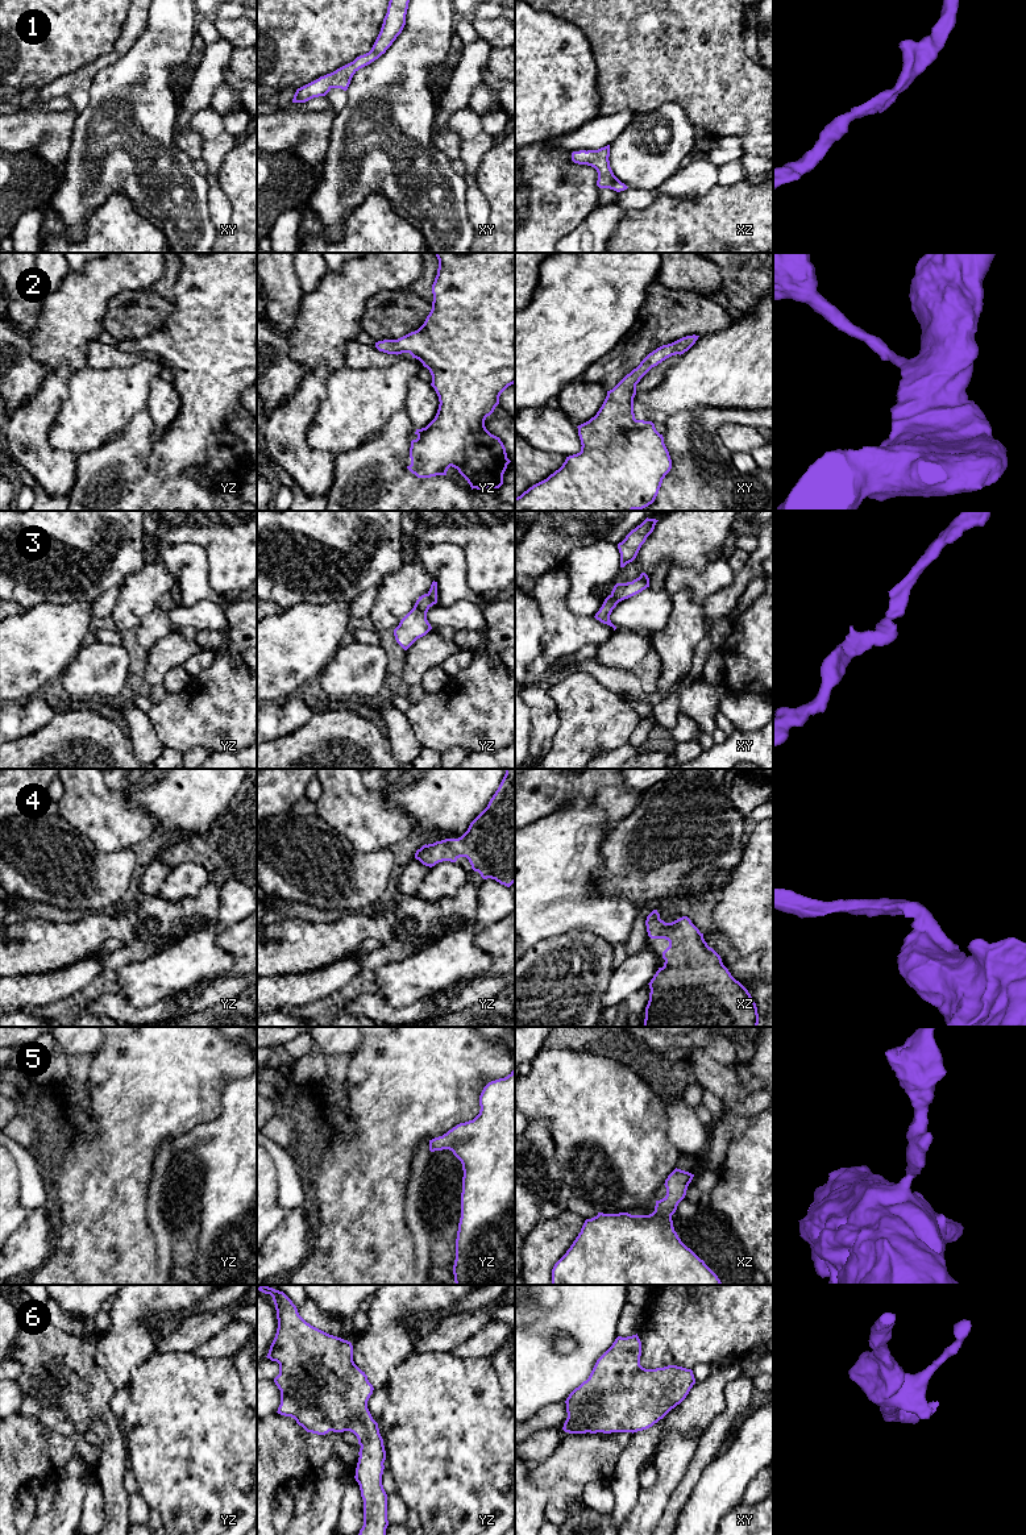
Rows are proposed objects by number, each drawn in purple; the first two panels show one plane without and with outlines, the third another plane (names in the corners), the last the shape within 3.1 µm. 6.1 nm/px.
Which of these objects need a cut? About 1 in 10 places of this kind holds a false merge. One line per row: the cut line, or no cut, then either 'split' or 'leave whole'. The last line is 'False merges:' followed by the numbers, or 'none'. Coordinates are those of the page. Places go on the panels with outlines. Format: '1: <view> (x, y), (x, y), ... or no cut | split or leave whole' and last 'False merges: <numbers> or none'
1: no cut | leave whole
2: no cut | leave whole
3: no cut | leave whole
4: no cut | leave whole
5: no cut | leave whole
6: no cut | leave whole
False merges: none

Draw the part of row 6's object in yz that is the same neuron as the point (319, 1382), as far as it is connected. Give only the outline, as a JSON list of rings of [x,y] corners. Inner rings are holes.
[[[267,1285],[257,1290],[270,1294],[277,1310],[278,1328],[266,1356],[279,1364],[279,1374],[274,1378],[281,1390],[277,1413],[294,1418],[307,1432],[325,1435],[329,1431],[350,1431],[357,1436],[361,1448],[354,1478],[364,1499],[364,1526],[358,1535],[386,1535],[387,1494],[382,1485],[386,1451],[378,1423],[367,1409],[374,1388],[354,1364],[352,1343],[307,1323],[283,1291]]]

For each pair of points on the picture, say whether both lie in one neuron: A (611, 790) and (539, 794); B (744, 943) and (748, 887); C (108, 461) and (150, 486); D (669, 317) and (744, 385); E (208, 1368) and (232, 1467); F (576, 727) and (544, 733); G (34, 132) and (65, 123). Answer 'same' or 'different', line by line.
A: same
B: same
C: same
D: different
E: same
F: different
G: same

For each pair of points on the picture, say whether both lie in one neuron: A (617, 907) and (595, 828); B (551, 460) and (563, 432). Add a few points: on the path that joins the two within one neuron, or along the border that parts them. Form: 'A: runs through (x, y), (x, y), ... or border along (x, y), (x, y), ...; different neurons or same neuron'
A: runs through (594, 898), (585, 889), (585, 851); same neuron
B: border along (528, 442), (539, 449), (556, 452), (565, 457); different neurons

